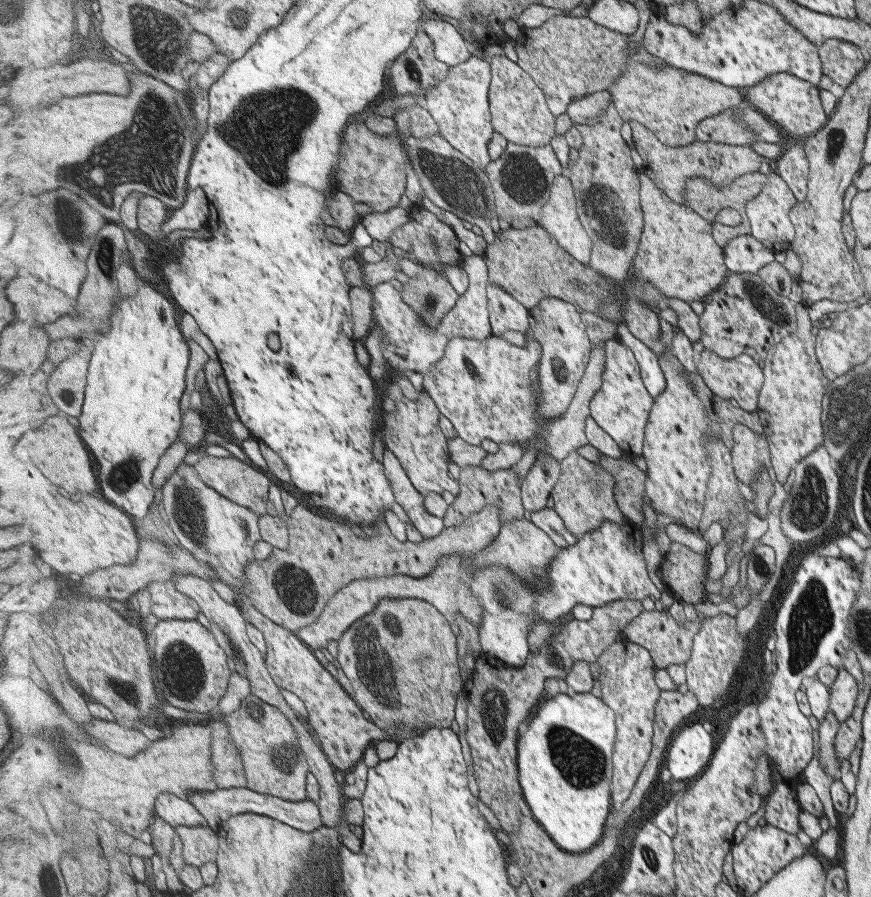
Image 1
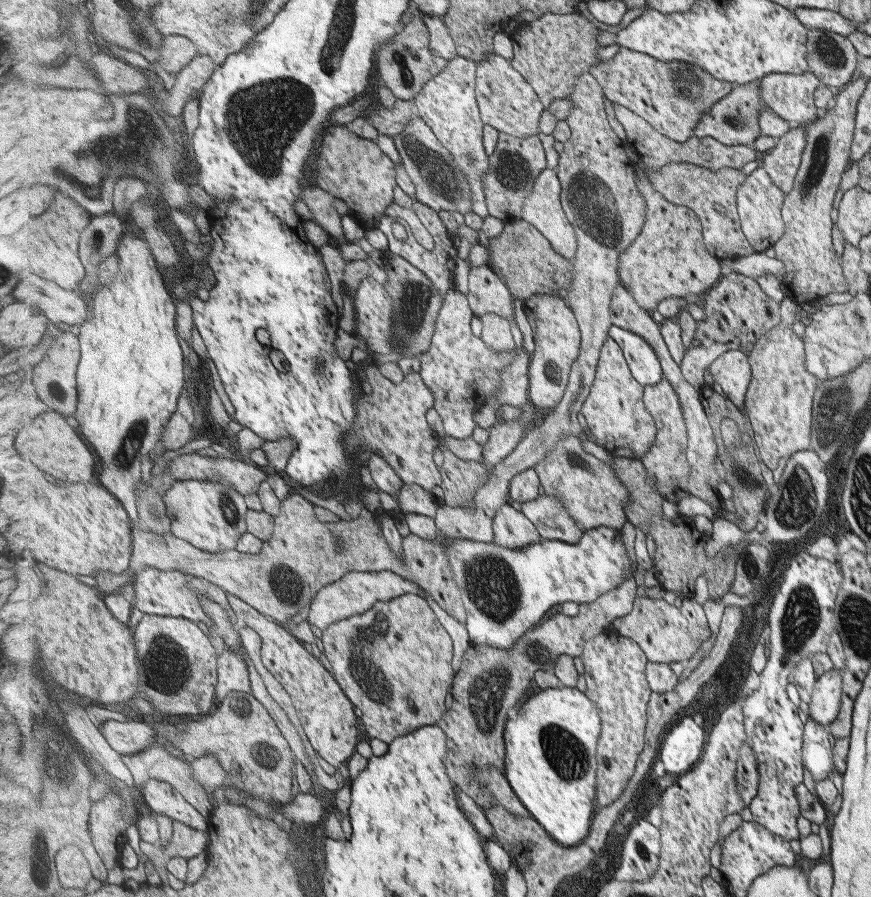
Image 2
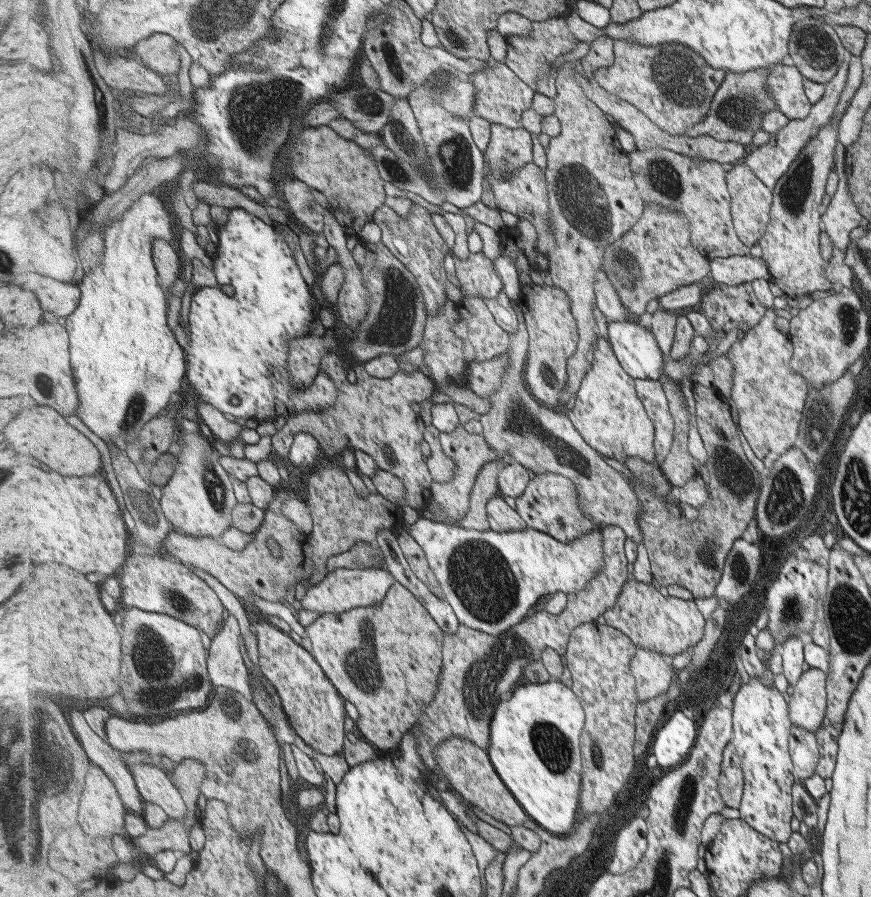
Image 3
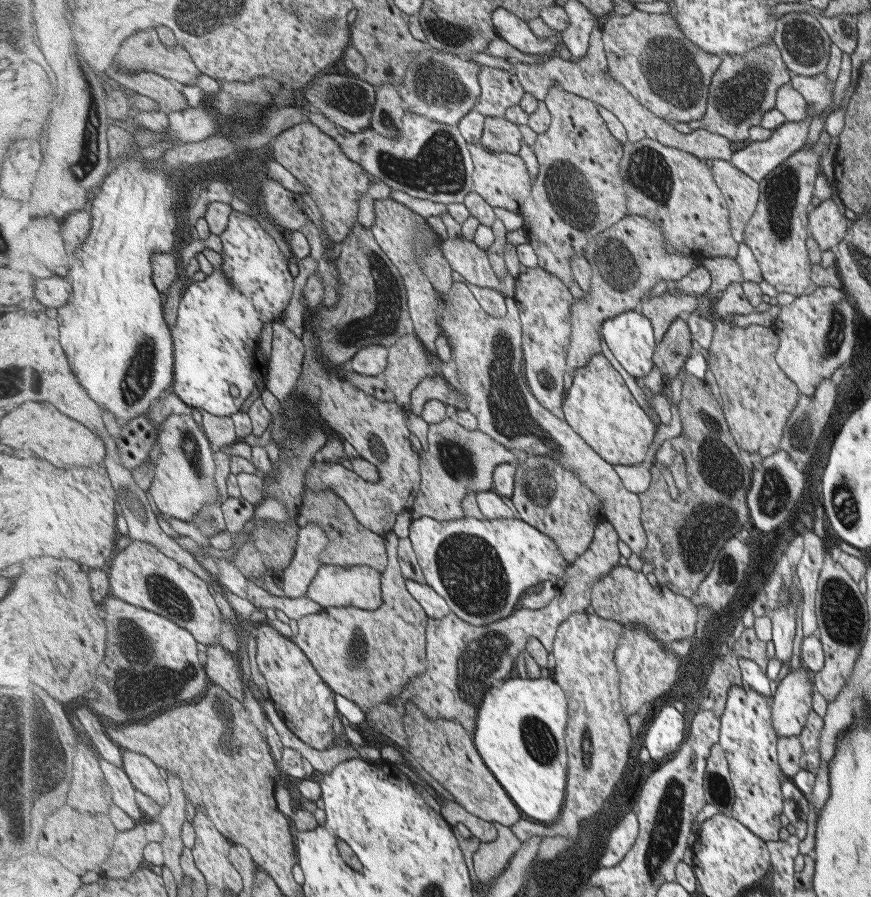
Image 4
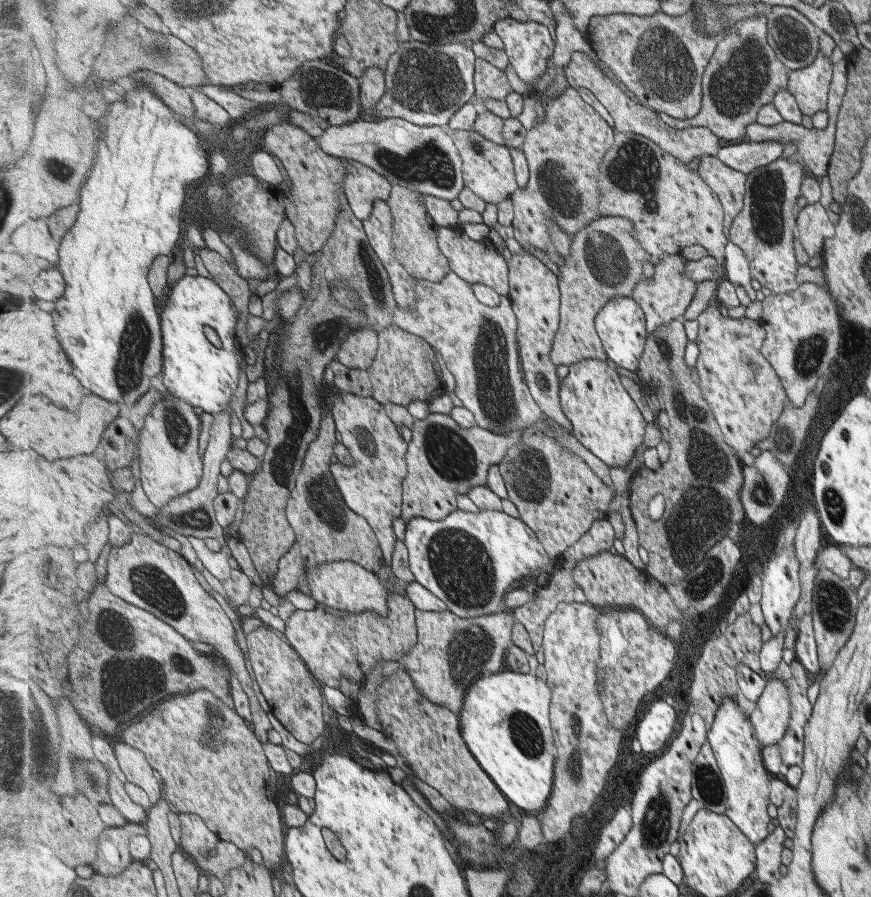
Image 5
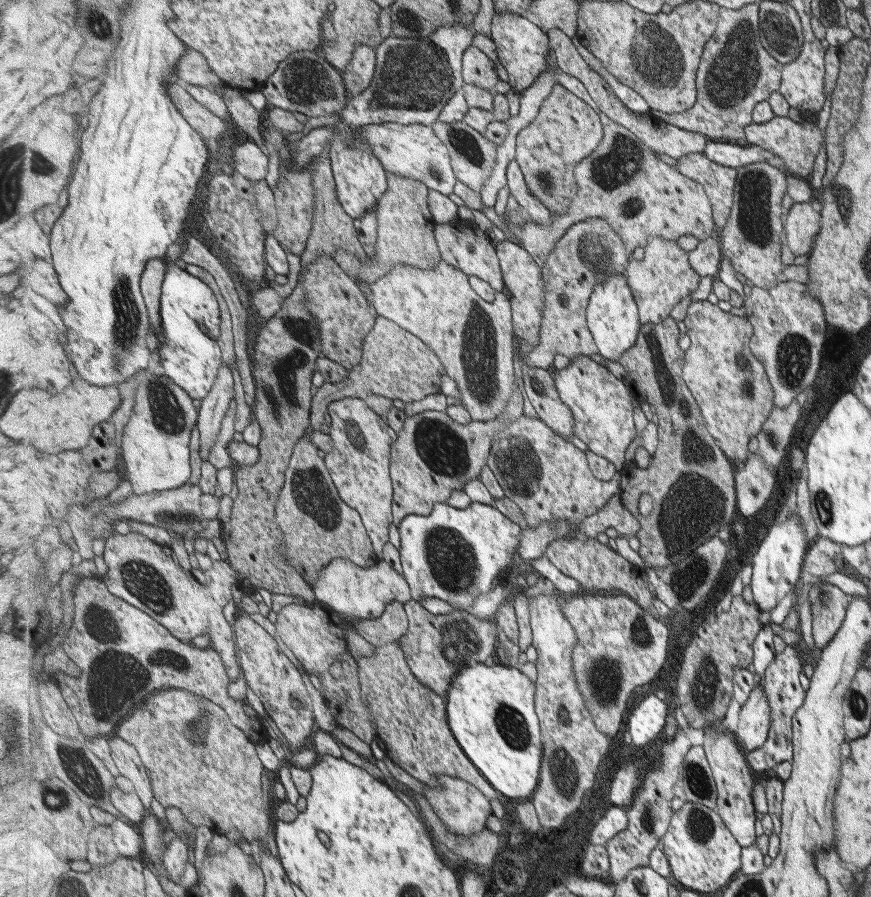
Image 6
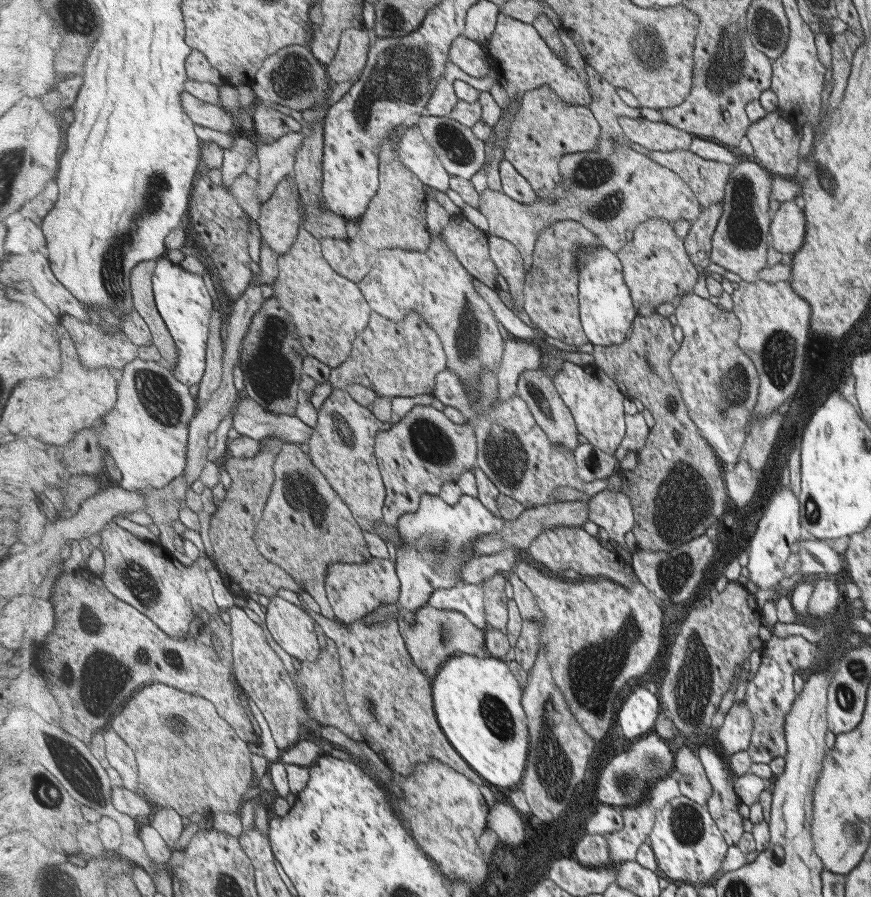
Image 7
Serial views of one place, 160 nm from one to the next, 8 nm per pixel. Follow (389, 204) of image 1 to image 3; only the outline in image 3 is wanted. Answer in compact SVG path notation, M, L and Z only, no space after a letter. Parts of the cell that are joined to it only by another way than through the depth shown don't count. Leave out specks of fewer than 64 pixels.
M323 125L318 127L308 127L304 129L299 134L292 135L293 140L289 141L291 151L289 152L289 158L291 158L291 161L287 162L289 165L292 174L294 177L298 180L301 180L302 182L306 182L310 187L317 189L317 191L321 192L325 198L327 198L327 202L331 204L329 206L328 210L331 210L331 214L337 218L337 222L341 224L341 227L343 230L345 230L345 234L347 235L353 235L354 237L358 237L359 234L362 232L363 227L369 223L374 221L374 215L375 213L381 208L381 206L385 205L385 200L387 200L387 194L385 194L385 179L382 177L382 174L380 173L378 163L375 160L374 154L369 150L365 148L361 148L357 142L353 142L352 139L345 138L343 135L340 135L338 132L335 132L333 128L331 128L329 125Z

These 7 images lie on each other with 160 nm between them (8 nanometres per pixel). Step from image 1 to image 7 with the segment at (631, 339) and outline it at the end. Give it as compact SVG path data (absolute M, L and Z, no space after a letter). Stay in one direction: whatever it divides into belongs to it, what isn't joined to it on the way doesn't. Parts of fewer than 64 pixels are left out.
M604 245L582 246L579 256L580 315L586 335L593 345L612 347L625 342L634 331L634 322L640 312L624 278L622 259Z

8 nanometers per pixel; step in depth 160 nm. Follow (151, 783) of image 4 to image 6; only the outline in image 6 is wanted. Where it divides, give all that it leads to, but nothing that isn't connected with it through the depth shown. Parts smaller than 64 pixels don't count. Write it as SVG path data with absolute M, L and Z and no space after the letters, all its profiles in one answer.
M118 735L109 737L110 748L112 750L112 758L116 762L120 774L129 778L135 784L136 793L144 802L144 805L150 810L151 802L155 800L153 796L153 786L147 768L141 762L141 756L137 752L137 748L133 744L129 744Z

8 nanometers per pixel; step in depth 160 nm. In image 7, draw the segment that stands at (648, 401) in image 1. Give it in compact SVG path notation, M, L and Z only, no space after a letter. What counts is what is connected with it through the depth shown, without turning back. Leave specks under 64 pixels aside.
M566 361L563 368L555 375L554 383L559 394L579 426L588 443L613 456L627 435L627 415L625 414L626 394L620 389L618 382L595 364L578 366Z

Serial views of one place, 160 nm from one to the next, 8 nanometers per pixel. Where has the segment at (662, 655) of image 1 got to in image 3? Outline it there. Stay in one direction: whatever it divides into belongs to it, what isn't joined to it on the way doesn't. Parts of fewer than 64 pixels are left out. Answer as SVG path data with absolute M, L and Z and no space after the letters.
M635 578L632 580L629 579L625 583L617 604L604 614L604 618L607 625L622 630L629 638L632 638L632 641L636 645L641 644L641 646L646 647L647 650L661 652L668 658L685 651L688 646L699 642L703 636L705 624L693 600L682 600L681 598L673 596L665 597L655 586L652 586L651 583L639 582Z

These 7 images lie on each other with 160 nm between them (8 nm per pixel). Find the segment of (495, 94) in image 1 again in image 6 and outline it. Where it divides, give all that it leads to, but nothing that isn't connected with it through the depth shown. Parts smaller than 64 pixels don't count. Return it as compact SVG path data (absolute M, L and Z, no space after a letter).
M471 45L463 57L463 78L467 84L473 84L491 91L498 88L499 76L495 70L495 62Z

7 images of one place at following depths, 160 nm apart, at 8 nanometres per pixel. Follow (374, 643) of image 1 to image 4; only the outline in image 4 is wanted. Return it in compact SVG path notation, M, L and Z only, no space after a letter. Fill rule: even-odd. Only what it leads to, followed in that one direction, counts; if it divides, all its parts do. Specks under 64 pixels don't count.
M393 531L385 536L390 561L382 573L384 603L377 610L329 606L319 614L296 620L297 635L291 637L336 694L352 701L362 711L364 723L361 726L369 730L367 736L378 738L384 745L392 743L391 739L367 722L367 714L377 705L401 696L412 678L427 670L427 625L430 621L424 606L408 591L399 560L399 536ZM371 640L381 648L371 650Z

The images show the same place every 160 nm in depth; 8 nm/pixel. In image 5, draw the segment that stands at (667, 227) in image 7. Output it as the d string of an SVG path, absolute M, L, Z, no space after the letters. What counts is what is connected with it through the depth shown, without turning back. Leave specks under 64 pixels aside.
M664 254L660 262L655 264L653 279L644 278L634 290L633 298L646 311L649 331L658 333L658 328L668 325L672 320L681 319L687 312L688 304L696 291L696 283L689 280L684 273L687 260L680 254Z

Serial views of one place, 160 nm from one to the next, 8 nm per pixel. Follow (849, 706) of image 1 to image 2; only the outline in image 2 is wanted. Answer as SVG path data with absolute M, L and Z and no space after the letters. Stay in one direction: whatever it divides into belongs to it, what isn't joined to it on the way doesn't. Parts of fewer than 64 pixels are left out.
M832 668L817 676L811 690L809 714L805 719L813 719L818 725L827 727L839 712L842 685L841 671Z

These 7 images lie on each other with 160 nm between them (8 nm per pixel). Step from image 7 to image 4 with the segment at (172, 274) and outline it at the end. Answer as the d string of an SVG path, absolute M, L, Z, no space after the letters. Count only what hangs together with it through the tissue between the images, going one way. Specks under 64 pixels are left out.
M233 211L228 227L219 237L223 246L224 275L215 270L205 280L193 280L179 302L177 324L172 327L175 351L173 392L188 406L207 410L214 416L230 417L240 412L259 384L266 387L265 371L270 362L263 356L259 338L265 322L273 324L283 318L295 292L295 278L290 269L291 260L285 258L275 238L253 216Z

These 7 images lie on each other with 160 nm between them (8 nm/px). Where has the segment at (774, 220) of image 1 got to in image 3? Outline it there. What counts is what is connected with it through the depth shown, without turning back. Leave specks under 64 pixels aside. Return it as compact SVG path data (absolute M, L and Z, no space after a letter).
M743 163L736 164L725 173L726 187L730 196L730 216L737 238L748 247L757 244L769 222L772 190L767 188Z

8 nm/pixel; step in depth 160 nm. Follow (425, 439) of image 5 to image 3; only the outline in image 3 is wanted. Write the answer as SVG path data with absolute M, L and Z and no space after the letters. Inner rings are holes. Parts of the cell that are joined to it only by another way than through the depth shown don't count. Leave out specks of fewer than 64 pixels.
M460 424L457 426L457 430L441 434L441 446L443 451L447 456L450 456L455 462L457 462L457 472L455 480L449 483L439 483L434 482L432 486L432 496L429 498L429 503L424 511L424 516L429 519L433 516L441 518L441 522L445 519L460 521L462 518L467 516L469 509L471 508L471 493L474 488L475 482L478 481L479 474L481 470L486 466L487 463L498 461L501 456L493 450L487 440L479 434L470 434L463 426ZM432 503L439 504L439 510L433 511L428 510L428 507L432 506Z

